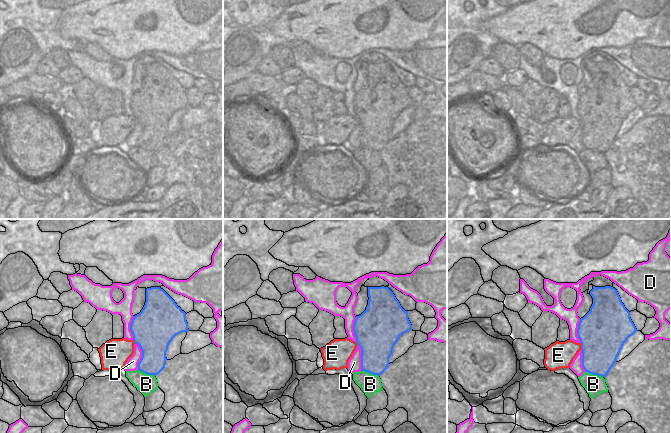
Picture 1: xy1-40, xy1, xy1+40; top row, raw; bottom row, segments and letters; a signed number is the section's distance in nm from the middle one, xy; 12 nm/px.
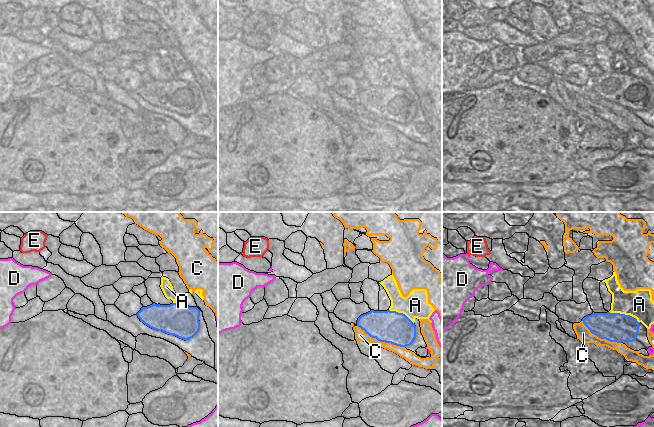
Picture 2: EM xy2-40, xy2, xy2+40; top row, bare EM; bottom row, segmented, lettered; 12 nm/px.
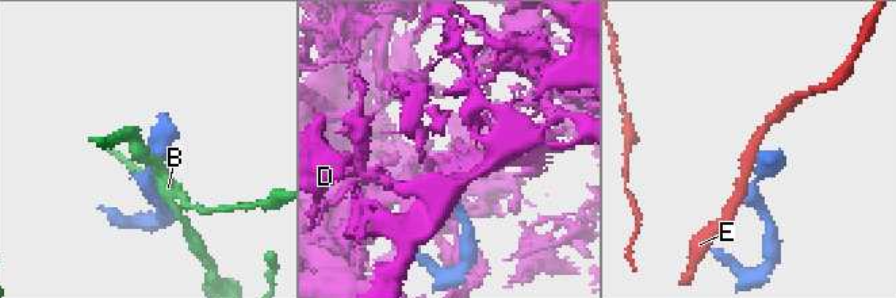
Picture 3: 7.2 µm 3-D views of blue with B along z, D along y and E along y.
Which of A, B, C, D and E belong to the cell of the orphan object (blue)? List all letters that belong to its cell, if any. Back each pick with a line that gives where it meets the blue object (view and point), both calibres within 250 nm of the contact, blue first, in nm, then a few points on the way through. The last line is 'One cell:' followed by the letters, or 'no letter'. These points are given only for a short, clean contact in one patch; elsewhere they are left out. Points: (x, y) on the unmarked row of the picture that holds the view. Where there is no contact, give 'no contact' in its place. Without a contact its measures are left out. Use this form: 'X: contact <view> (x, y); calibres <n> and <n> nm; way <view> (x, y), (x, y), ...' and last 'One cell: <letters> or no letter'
A: contact xy2+40 (624, 90); calibres 360 and 340 nm
One cell: A

